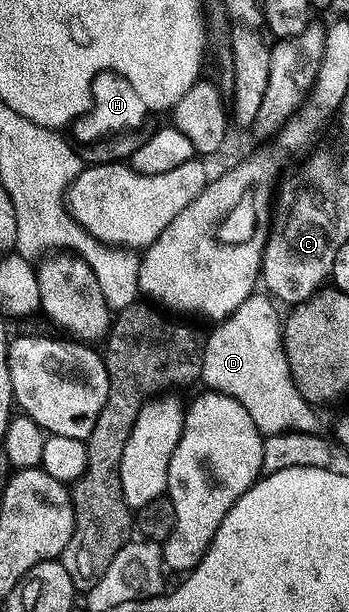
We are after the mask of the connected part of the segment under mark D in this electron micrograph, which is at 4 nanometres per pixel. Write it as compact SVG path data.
M266 293L251 294L228 318L205 338L203 347L202 385L216 394L228 394L245 412L260 434L287 431L314 431L316 407L306 402L297 392L283 351L281 314L275 311L276 303Z

